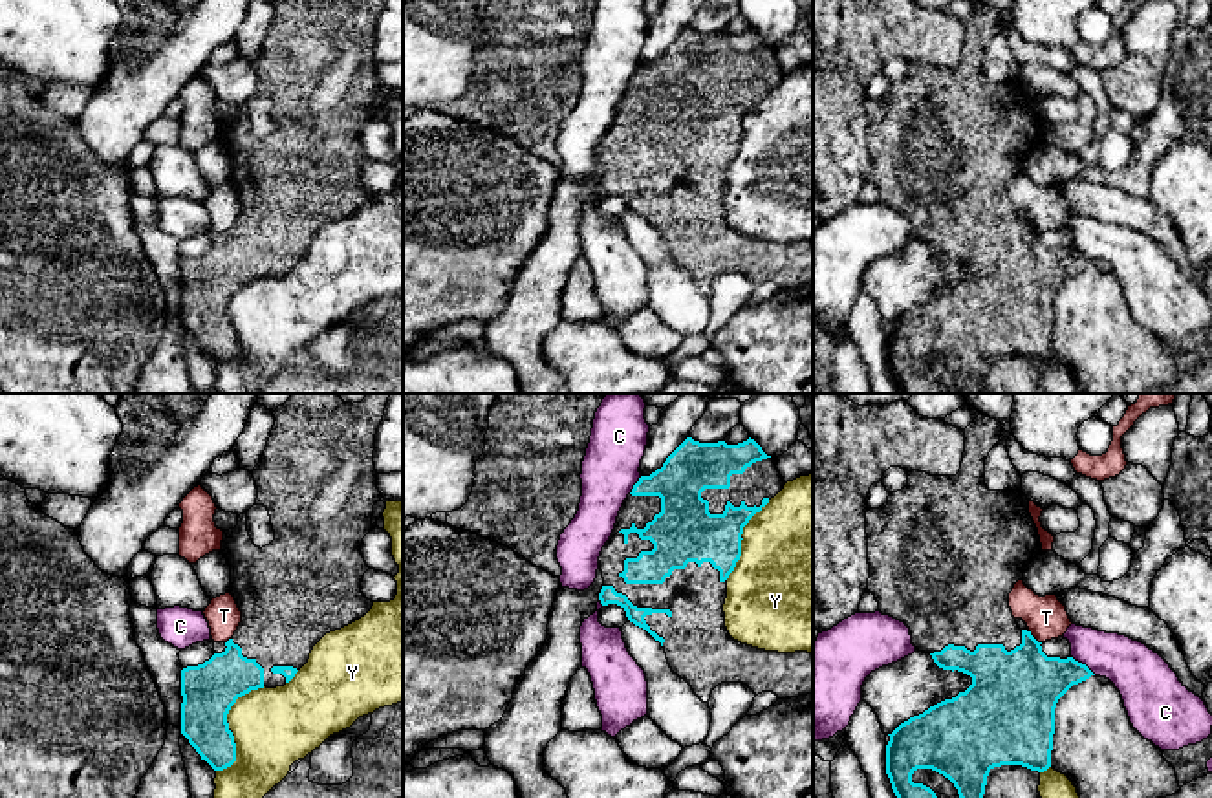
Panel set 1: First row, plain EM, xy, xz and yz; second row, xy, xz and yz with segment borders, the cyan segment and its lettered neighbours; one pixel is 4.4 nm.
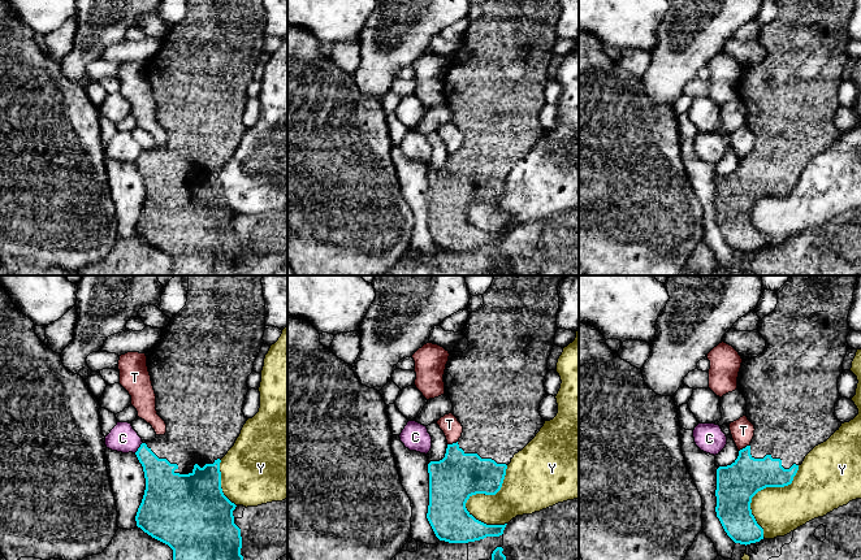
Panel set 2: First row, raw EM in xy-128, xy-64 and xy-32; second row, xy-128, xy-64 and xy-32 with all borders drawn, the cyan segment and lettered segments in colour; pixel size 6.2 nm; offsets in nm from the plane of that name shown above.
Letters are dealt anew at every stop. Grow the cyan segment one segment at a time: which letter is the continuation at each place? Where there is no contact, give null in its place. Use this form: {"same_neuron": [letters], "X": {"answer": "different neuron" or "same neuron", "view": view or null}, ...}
{"same_neuron": [], "C": {"answer": "different neuron", "view": "yz"}, "T": {"answer": "different neuron", "view": "yz"}, "Y": {"answer": "different neuron", "view": "xy"}}

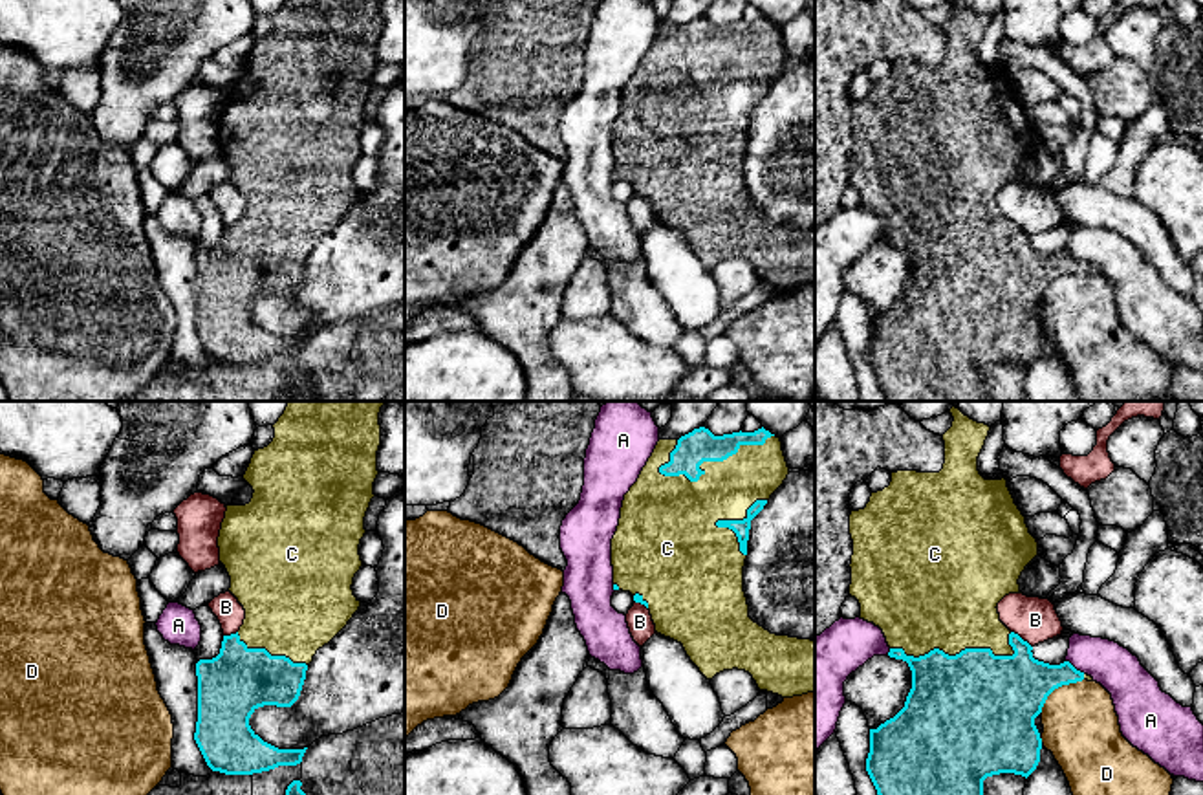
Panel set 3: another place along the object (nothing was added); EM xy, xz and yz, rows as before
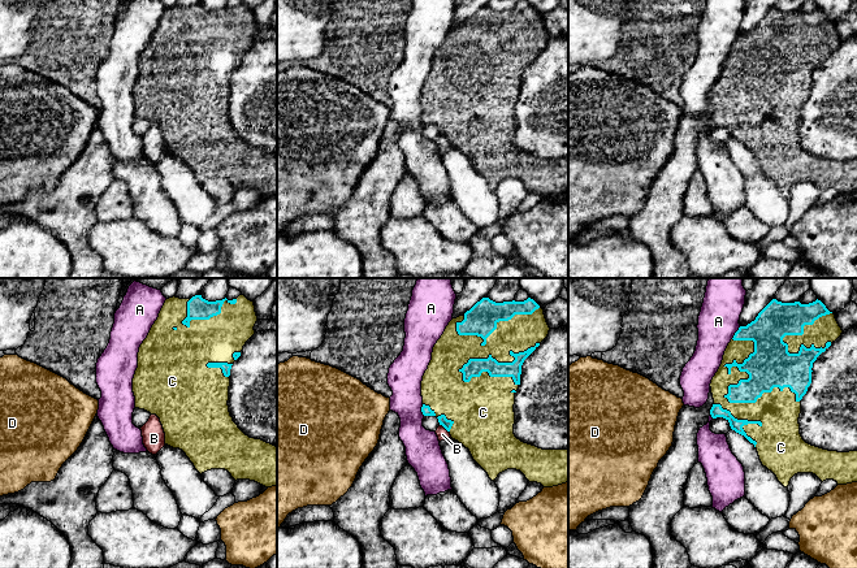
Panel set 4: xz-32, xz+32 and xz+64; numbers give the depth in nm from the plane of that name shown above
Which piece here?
{"same_neuron": ["C"], "A": {"answer": "different neuron", "view": "yz"}, "B": {"answer": "different neuron", "view": "yz"}, "C": {"answer": "same neuron", "view": "xz"}, "D": {"answer": "different neuron", "view": "yz"}}

